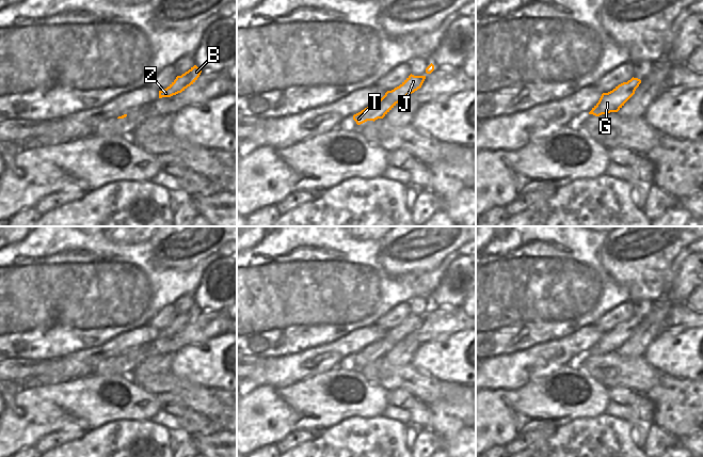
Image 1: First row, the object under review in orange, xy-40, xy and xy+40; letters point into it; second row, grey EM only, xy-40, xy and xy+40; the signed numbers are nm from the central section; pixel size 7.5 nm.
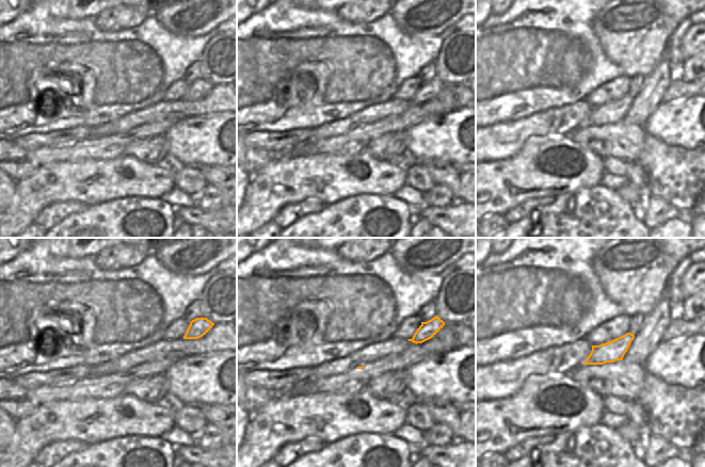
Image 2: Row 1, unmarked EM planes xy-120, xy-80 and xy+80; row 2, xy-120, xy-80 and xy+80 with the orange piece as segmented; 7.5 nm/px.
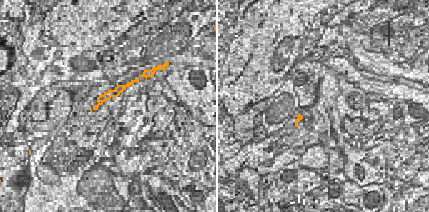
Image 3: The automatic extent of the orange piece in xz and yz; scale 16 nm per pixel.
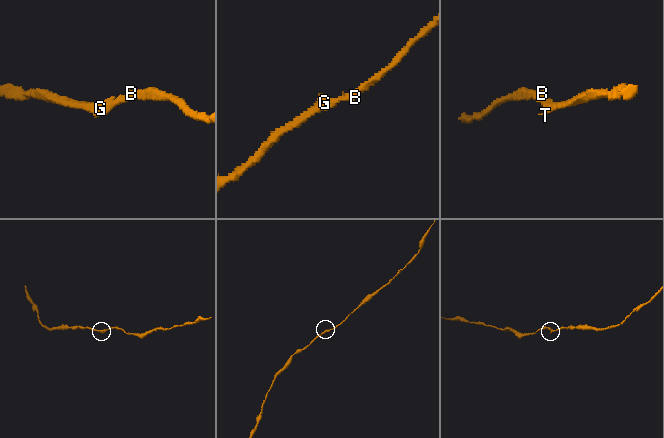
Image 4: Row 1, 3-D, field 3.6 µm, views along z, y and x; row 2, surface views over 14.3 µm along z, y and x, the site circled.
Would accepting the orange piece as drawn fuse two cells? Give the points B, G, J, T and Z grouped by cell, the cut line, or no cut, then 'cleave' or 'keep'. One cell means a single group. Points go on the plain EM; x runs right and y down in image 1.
groups B G J T Z; cut none; keep

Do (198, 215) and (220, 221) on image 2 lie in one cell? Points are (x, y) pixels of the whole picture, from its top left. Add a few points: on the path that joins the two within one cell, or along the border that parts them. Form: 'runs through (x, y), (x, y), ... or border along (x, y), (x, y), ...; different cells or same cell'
runs through (204, 219), (214, 221); same cell

